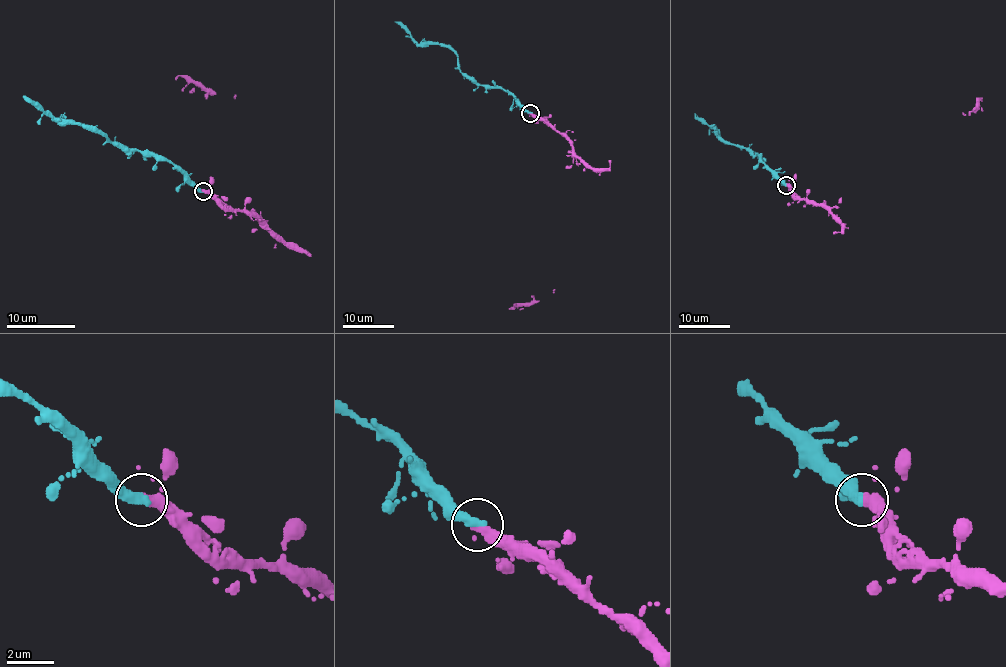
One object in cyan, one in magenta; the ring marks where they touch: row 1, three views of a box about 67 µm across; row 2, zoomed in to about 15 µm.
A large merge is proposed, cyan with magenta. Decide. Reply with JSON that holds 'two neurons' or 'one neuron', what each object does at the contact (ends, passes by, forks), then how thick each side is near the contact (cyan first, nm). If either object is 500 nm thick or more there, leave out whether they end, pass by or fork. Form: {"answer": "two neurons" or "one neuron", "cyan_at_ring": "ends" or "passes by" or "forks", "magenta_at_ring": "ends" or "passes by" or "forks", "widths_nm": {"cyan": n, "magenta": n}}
{"answer": "one neuron", "cyan_at_ring": "ends", "magenta_at_ring": "ends", "widths_nm": {"cyan": 440, "magenta": 440}}

